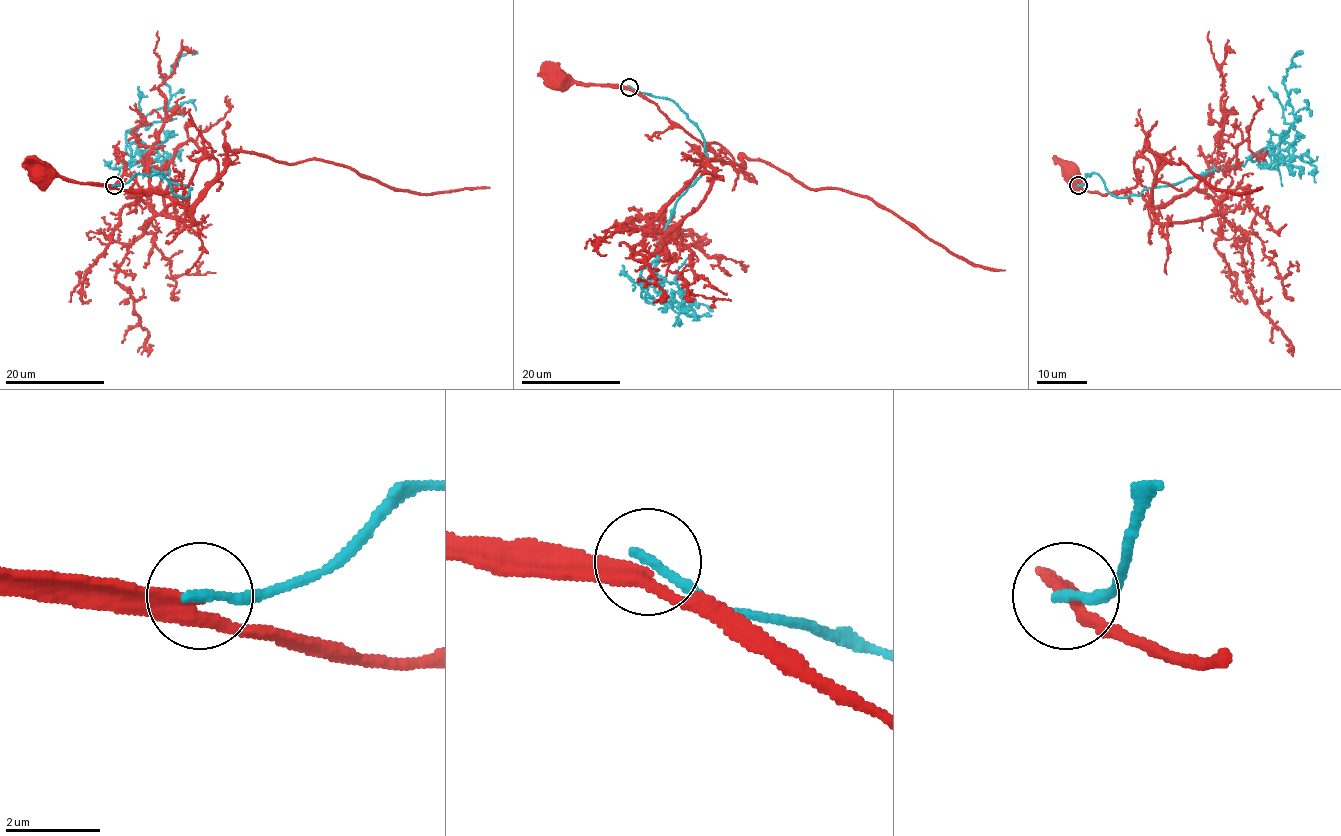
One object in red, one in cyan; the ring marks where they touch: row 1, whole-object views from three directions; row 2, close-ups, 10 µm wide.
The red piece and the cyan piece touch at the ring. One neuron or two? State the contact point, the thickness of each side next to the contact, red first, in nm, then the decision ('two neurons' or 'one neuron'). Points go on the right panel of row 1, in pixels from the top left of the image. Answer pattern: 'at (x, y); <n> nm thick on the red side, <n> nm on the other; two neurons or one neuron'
at (1078, 185); 240 nm thick on the red side, 220 nm on the other; two neurons

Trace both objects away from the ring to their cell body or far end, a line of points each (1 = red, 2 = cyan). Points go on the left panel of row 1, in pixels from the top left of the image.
1: (113, 185), (71, 182), (59, 176), (41, 172), (43, 175)
2: (113, 185), (162, 174), (188, 195), (141, 151), (131, 161), (126, 133), (164, 118), (164, 79), (197, 52)

